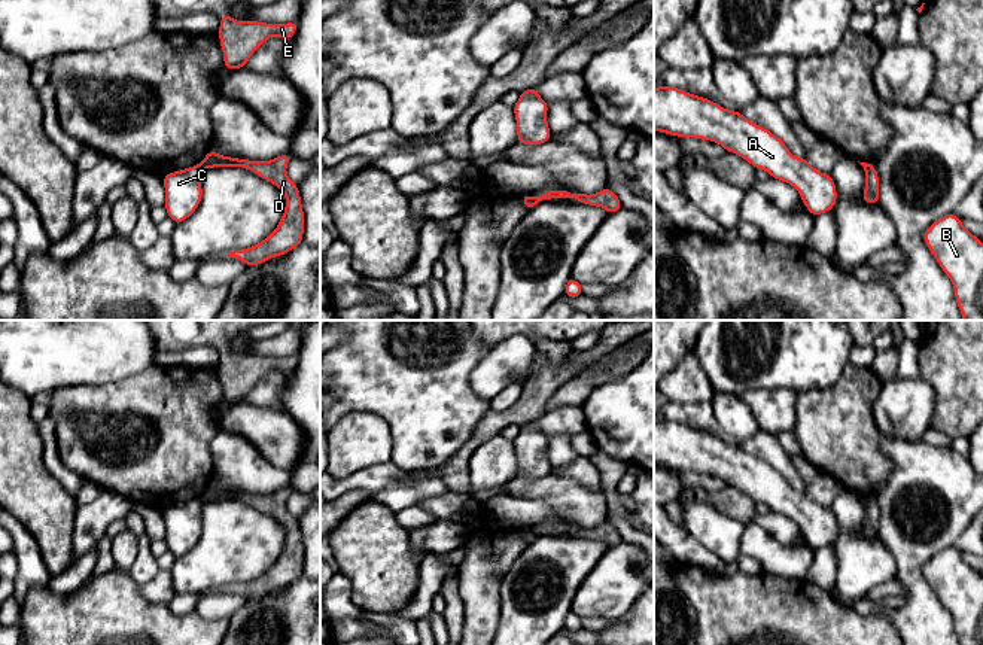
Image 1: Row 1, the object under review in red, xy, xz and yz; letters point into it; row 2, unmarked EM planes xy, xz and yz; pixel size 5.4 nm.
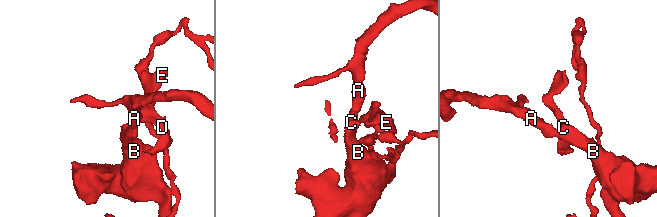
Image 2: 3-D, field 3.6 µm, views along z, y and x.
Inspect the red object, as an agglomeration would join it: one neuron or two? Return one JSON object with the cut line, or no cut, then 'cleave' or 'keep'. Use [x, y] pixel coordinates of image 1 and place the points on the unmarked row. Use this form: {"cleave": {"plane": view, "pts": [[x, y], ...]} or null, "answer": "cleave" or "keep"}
{"cleave": {"plane": "xy", "pts": [[200, 498], [204, 501]]}, "answer": "cleave"}

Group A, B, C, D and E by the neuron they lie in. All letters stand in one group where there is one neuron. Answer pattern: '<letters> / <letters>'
A B C / D E

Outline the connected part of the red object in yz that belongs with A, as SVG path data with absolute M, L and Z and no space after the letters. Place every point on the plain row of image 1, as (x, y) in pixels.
M663 419L654 422L654 463L719 477L752 501L766 503L770 511L794 520L813 550L830 547L836 539L837 523L831 508L818 505L806 492L794 490L779 471L746 453L742 445Z

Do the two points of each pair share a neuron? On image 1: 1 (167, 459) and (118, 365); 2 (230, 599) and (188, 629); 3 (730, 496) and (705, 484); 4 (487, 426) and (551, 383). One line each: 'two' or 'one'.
1: two
2: two
3: two
4: one

